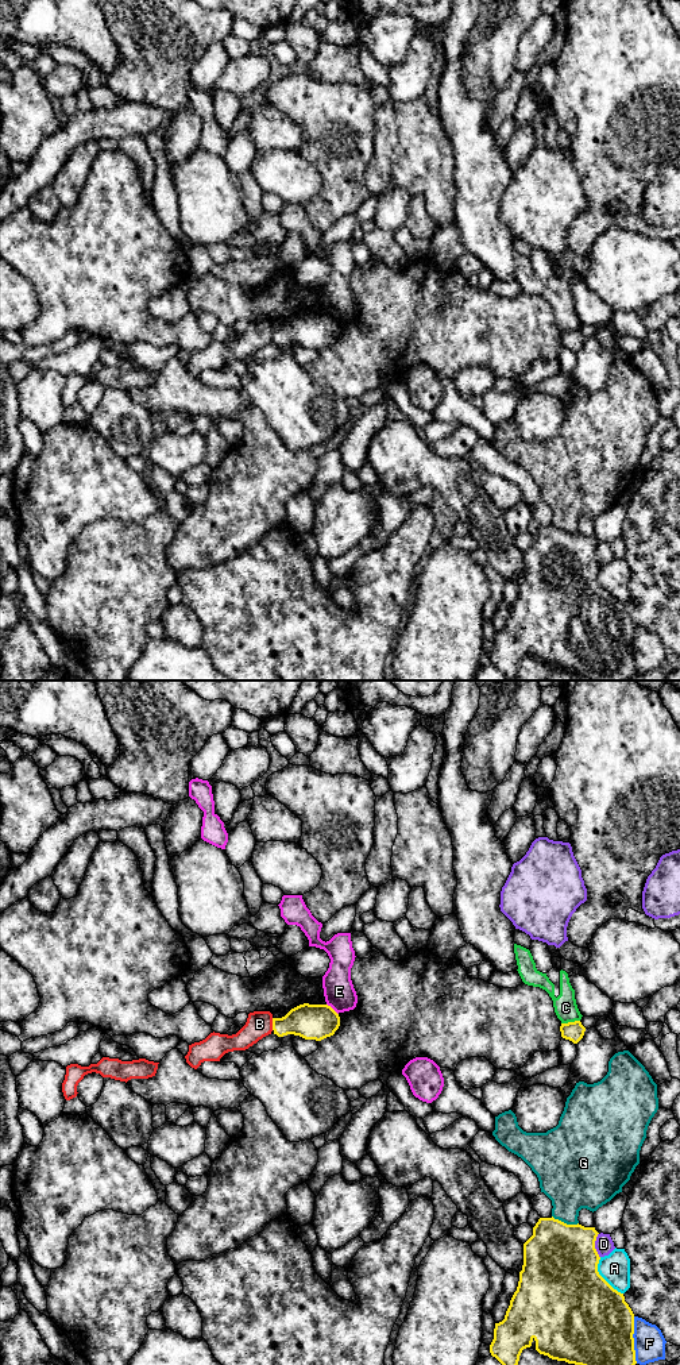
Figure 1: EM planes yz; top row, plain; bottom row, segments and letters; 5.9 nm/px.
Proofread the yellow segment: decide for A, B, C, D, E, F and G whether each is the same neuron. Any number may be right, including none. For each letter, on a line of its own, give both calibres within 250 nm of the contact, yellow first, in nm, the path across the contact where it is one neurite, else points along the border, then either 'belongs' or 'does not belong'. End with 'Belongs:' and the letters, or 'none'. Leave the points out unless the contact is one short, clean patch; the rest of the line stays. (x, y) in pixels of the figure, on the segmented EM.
A: calibres 500 and 180 nm; does not belong
B: calibres 200 and 160 nm; border yz (271, 1018), (273, 1029); does not belong
C: calibres 120 and 140 nm; does not belong
D: calibres 440 and 110 nm; does not belong
E: calibres 200 and 180 nm; does not belong
F: calibres 460 and 190 nm; does not belong
G: calibres 440 and 320 nm; does not belong
Belongs: none

